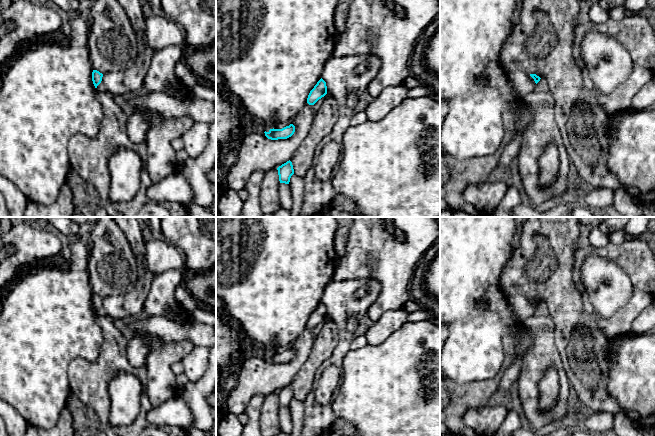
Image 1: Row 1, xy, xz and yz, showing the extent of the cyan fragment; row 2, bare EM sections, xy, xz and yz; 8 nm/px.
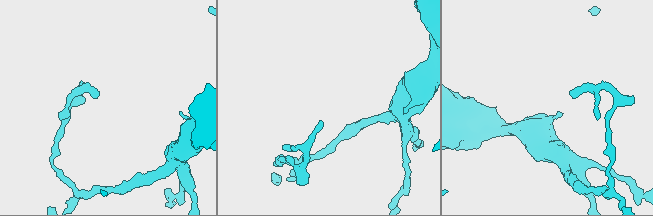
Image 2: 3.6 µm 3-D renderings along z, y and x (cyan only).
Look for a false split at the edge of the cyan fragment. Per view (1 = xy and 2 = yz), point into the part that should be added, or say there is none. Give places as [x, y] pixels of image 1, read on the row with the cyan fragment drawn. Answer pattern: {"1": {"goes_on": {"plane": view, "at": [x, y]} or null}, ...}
{"1": {"goes_on": null}, "2": {"goes_on": null}}

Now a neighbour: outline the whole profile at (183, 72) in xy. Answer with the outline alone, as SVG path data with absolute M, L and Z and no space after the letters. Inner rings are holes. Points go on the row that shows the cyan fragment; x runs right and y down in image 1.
M184 57L177 62L175 74L188 90L199 83L191 69L185 63Z

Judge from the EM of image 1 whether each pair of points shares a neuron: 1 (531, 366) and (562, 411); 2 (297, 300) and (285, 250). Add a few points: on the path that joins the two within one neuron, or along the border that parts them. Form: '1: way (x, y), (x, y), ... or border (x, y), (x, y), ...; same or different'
1: way (531, 384), (531, 407), (539, 415), (544, 415); same
2: way (285, 288), (285, 262); same

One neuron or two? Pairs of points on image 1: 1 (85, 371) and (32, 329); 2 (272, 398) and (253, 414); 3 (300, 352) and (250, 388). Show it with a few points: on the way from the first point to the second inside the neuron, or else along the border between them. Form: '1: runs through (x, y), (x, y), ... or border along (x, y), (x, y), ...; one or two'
1: border along (96, 360), (74, 358), (67, 369), (68, 383); two
2: border along (266, 396), (260, 409), (258, 425); two
3: runs through (291, 366), (278, 376), (264, 378); one

